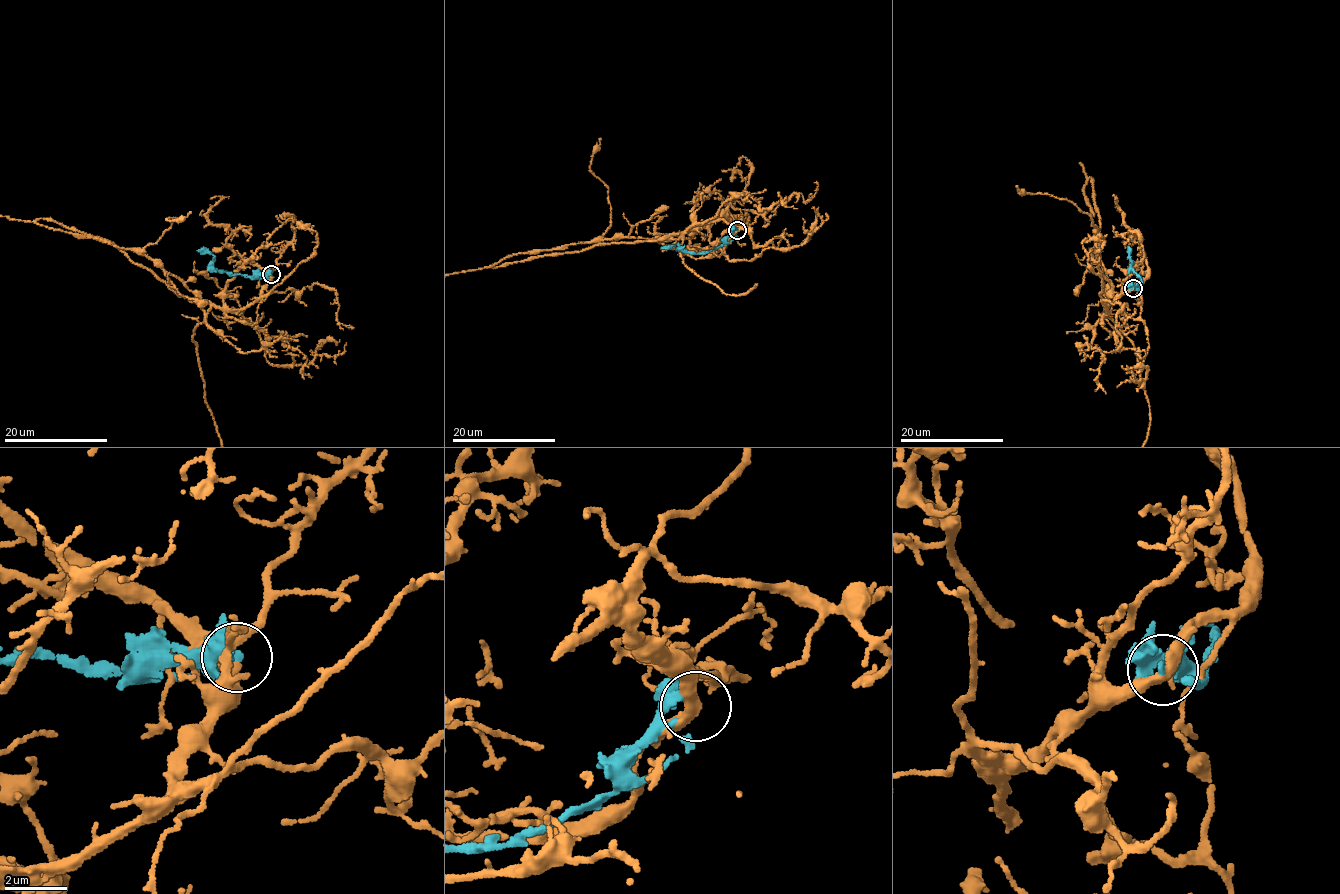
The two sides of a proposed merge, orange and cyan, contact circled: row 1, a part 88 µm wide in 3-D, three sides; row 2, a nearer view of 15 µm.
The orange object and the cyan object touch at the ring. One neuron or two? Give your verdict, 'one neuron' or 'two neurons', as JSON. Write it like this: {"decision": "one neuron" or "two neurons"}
{"decision": "two neurons"}

